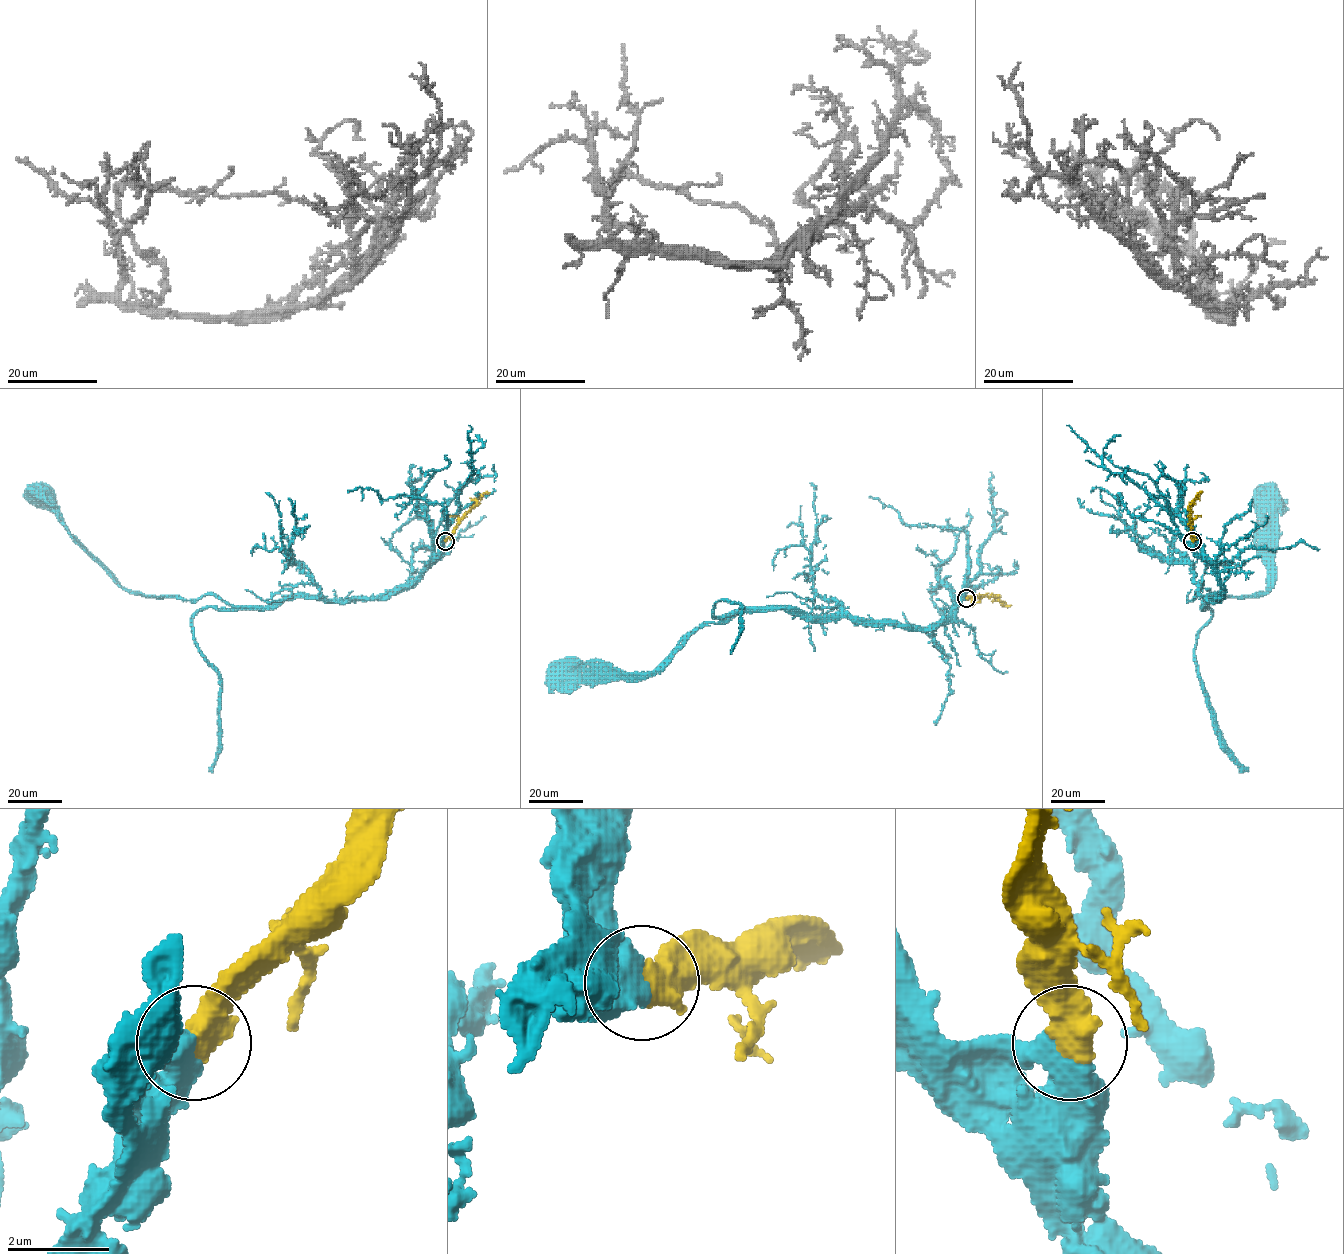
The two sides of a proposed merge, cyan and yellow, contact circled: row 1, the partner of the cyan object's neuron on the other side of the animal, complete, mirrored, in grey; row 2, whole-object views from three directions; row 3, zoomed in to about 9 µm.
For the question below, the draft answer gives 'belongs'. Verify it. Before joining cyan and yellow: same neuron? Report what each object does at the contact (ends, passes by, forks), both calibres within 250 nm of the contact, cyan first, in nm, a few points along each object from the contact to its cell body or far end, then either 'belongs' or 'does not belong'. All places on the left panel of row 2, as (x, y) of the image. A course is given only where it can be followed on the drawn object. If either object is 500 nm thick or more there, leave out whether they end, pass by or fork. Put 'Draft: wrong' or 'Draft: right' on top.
Draft: right
600/600 nm | cyan via (444, 540), (384, 598), (300, 596), (236, 606), (213, 594), (154, 597), (116, 582), (46, 493) | yellow via (445, 540), (484, 493), (490, 492) | belongs

